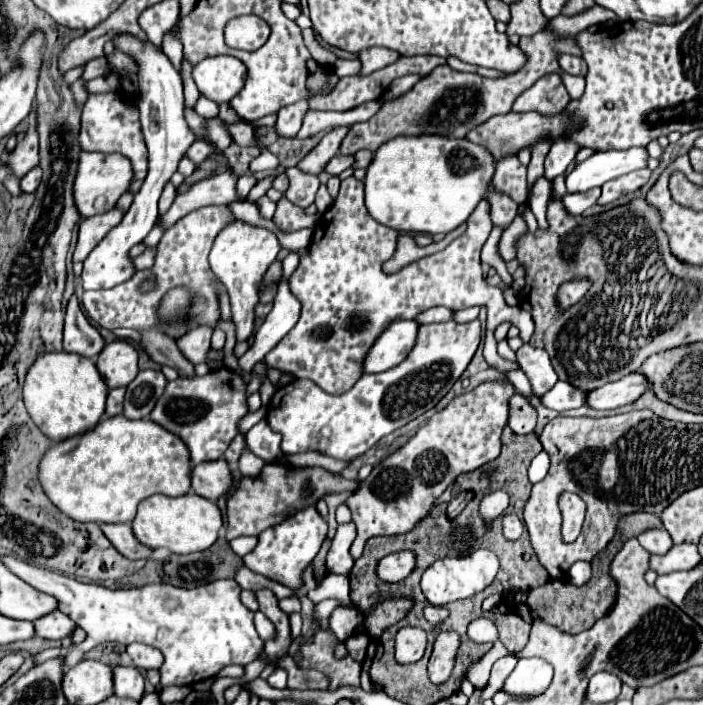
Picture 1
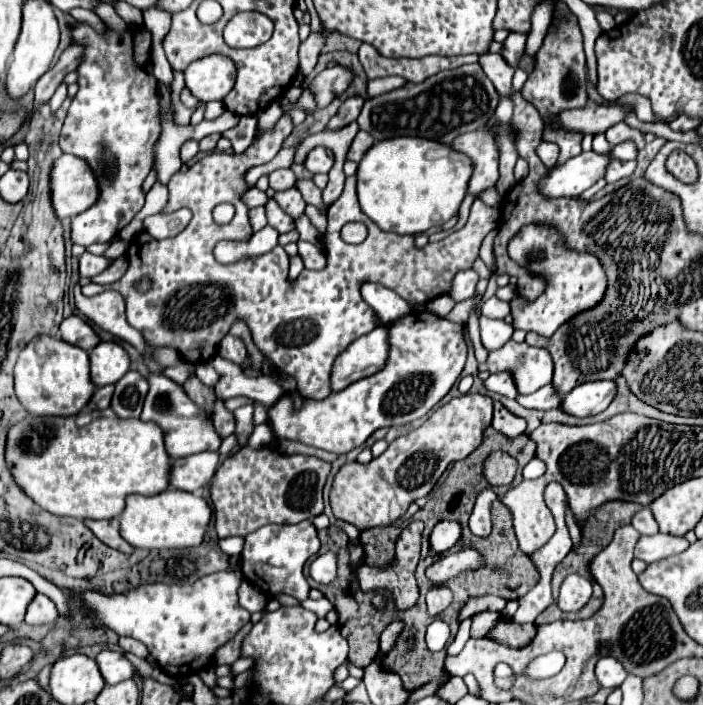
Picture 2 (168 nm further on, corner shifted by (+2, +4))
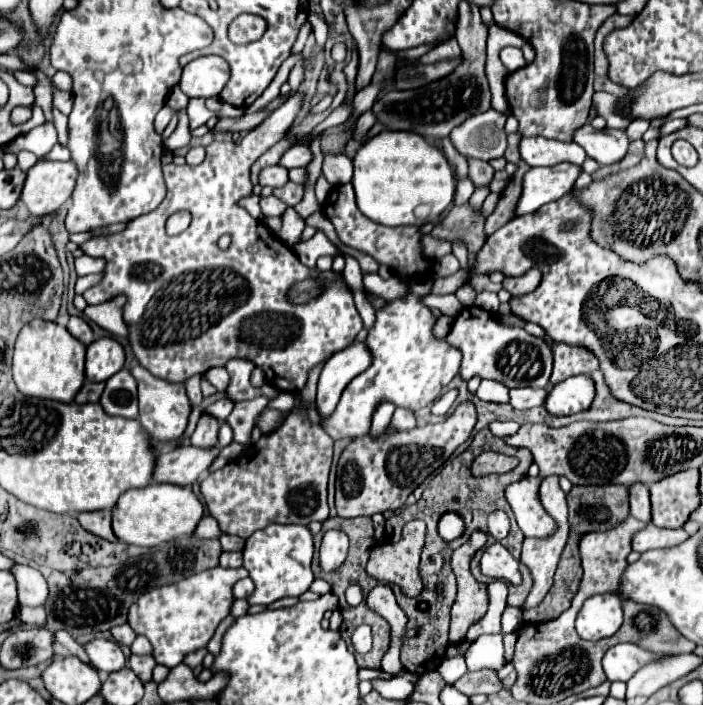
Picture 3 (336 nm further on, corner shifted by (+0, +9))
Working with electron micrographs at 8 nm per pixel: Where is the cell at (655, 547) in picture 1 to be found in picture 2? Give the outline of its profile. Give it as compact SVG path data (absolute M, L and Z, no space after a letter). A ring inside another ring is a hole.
M643 507L641 511L637 511L637 515L633 515L631 525L641 533L641 535L655 535L659 533L657 521L653 519L653 513L649 507Z

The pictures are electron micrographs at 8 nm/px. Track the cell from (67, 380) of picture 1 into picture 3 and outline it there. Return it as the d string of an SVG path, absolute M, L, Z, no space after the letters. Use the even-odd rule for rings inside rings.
M31 320L31 324L23 326L15 344L13 380L23 396L73 402L85 382L85 346L55 322Z

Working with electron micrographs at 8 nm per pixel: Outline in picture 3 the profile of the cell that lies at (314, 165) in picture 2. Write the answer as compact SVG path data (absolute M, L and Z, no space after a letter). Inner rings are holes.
M299 144L299 146L289 148L289 150L283 154L283 158L281 158L279 164L285 166L285 168L301 168L301 166L309 166L311 160L313 160L313 152L309 150L309 146Z

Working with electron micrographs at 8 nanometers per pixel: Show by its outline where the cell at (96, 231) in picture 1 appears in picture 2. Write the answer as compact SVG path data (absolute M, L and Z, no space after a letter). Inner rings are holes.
M77 21L71 29L71 43L83 45L85 51L77 65L79 91L69 105L59 145L63 153L85 159L97 179L97 203L71 219L71 241L75 245L89 247L93 243L107 243L125 225L129 225L145 205L143 181L153 169L153 143L157 143L157 135L161 133L161 121L157 119L159 99L151 61L151 33L145 27L127 27L123 33L117 33L105 23L105 33L99 33L89 23Z

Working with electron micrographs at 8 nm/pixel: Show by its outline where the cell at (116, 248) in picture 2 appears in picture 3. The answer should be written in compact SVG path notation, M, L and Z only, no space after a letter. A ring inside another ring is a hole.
M81 256L75 260L75 270L79 276L85 274L95 274L95 272L103 272L105 268L105 260L103 258L93 258L93 256Z

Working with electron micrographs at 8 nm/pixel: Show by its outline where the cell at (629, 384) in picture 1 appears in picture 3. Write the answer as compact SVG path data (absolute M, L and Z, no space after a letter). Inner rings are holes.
M575 376L553 386L545 408L555 416L569 416L587 410L595 400L595 382L589 376Z

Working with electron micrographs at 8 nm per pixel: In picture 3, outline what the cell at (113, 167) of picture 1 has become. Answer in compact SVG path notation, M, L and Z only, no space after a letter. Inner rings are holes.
M37 162L29 172L23 188L23 202L31 216L43 218L65 206L77 182L79 170L75 162Z

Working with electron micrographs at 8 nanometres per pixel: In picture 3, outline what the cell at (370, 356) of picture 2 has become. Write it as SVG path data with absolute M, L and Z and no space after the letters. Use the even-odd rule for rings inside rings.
M353 342L327 360L317 384L317 408L321 418L335 410L345 386L355 376L365 372L371 362L373 358L367 342Z

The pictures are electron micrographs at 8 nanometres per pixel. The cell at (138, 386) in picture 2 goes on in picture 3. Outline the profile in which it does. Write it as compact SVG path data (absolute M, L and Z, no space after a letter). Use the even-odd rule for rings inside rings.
M119 370L107 380L107 386L101 396L101 406L111 416L137 418L137 382L129 370Z

